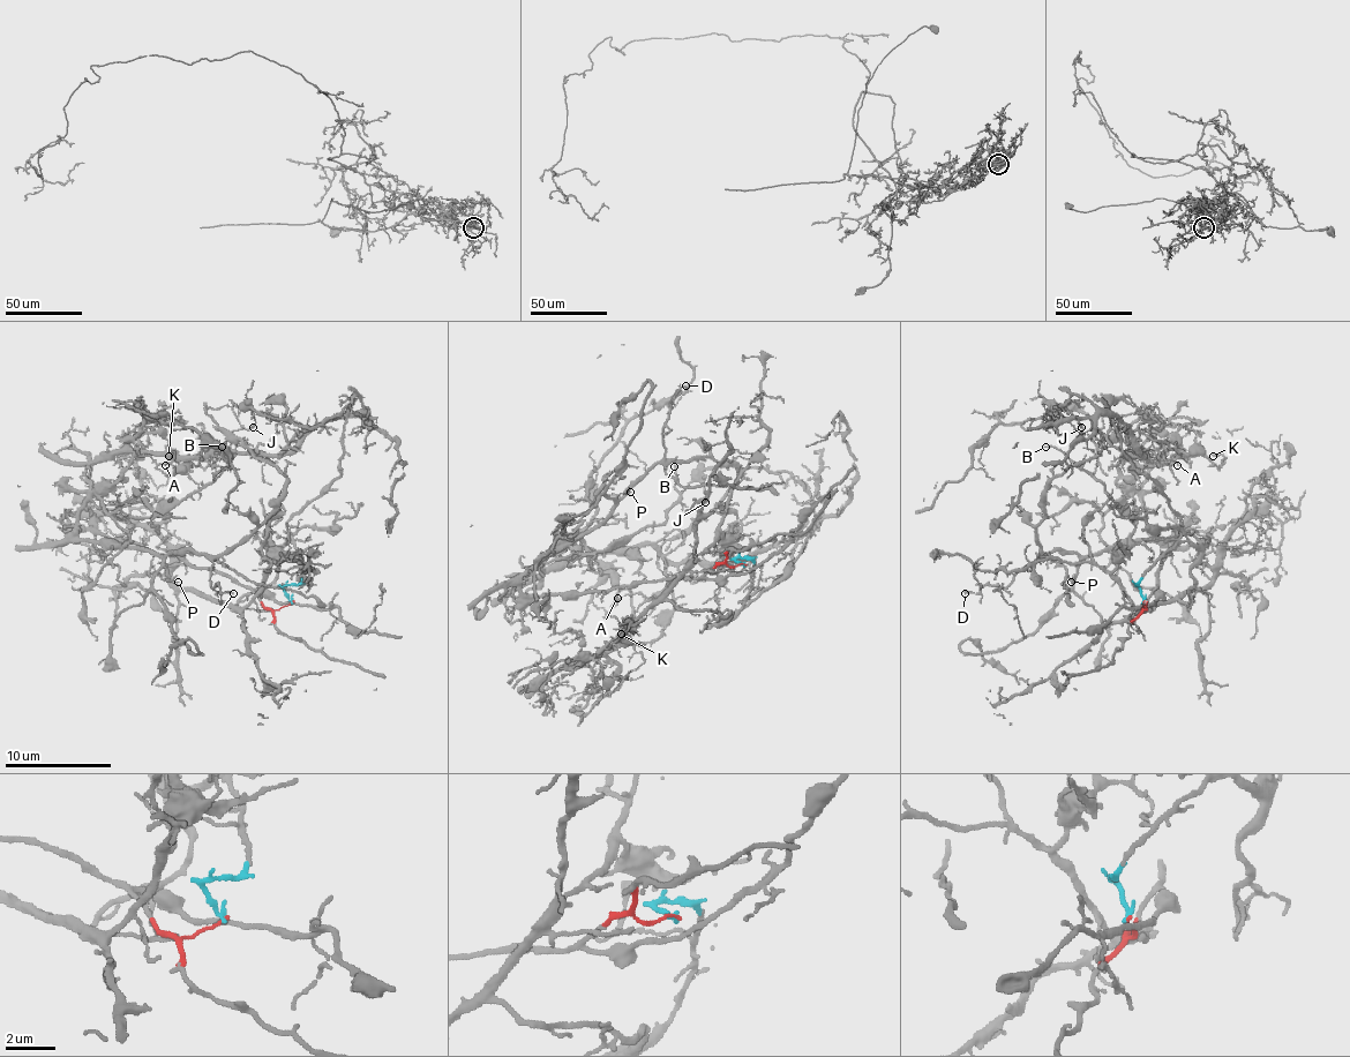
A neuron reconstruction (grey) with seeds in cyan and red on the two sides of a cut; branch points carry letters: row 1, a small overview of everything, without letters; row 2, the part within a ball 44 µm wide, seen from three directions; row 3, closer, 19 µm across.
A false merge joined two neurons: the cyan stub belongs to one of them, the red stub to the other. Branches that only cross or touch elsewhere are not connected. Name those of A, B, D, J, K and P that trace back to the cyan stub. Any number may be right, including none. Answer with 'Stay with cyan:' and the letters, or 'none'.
Stay with cyan: A, J, K

